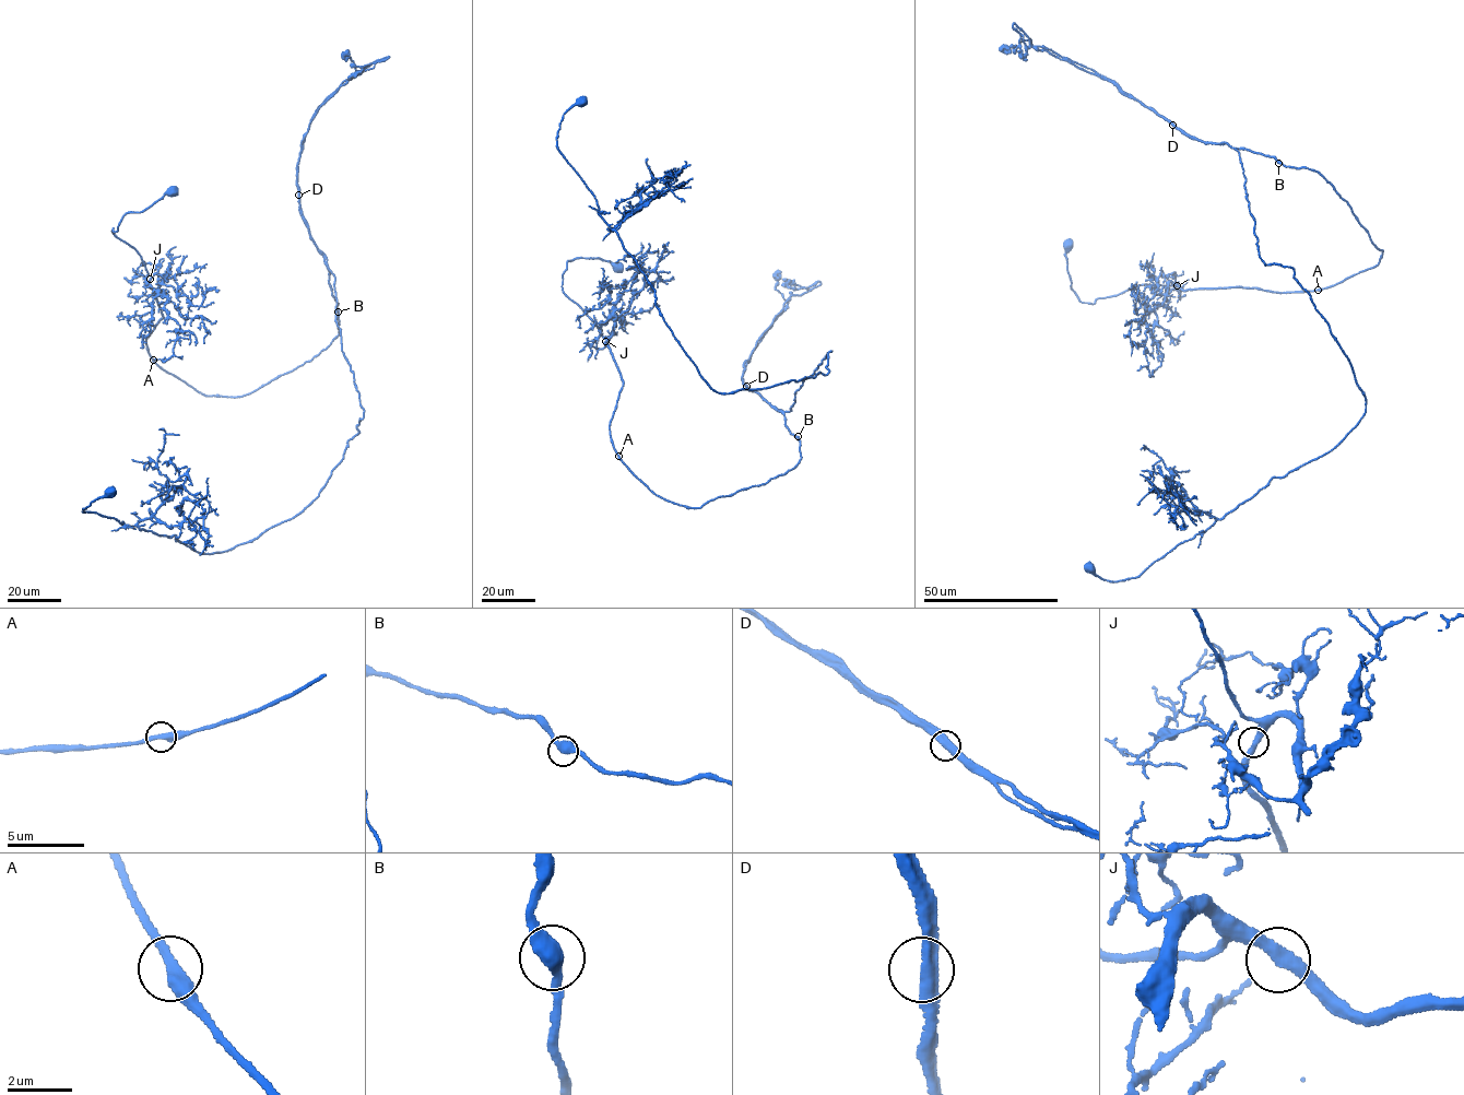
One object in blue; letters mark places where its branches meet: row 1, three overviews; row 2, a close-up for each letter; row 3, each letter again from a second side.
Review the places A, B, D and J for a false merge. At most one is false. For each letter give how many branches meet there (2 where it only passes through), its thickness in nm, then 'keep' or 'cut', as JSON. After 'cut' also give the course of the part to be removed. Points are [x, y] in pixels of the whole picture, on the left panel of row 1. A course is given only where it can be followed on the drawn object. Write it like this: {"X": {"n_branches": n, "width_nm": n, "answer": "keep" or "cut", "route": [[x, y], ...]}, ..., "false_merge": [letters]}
{"A": {"n_branches": 2, "width_nm": 400, "answer": "keep"}, "B": {"n_branches": 2, "width_nm": 480, "answer": "keep"}, "D": {"n_branches": 2, "width_nm": 440, "answer": "cut", "route": [[298, 195], [334, 278], [358, 433], [302, 513], [228, 550], [201, 553], [83, 511], [115, 491]]}, "J": {"n_branches": 2, "width_nm": 400, "answer": "keep"}, "false_merge": ["D"]}

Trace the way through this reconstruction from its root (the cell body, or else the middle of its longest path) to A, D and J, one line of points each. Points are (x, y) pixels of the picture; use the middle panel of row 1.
A: (618, 268), (577, 258), (567, 261), (562, 286), (606, 339), (620, 373), (610, 426), (618, 456)
D: (618, 268), (577, 258), (562, 287), (620, 373), (637, 478), (700, 507), (794, 468), (745, 386)
J: (618, 268), (599, 258), (577, 258), (567, 261), (563, 274), (563, 292), (593, 321), (605, 341)

